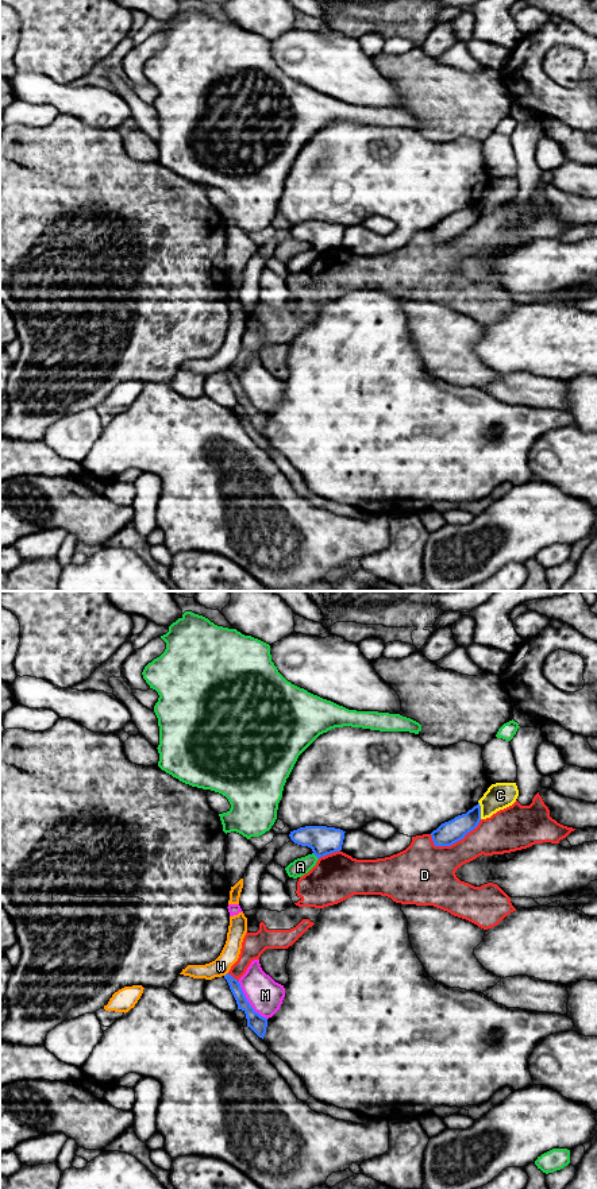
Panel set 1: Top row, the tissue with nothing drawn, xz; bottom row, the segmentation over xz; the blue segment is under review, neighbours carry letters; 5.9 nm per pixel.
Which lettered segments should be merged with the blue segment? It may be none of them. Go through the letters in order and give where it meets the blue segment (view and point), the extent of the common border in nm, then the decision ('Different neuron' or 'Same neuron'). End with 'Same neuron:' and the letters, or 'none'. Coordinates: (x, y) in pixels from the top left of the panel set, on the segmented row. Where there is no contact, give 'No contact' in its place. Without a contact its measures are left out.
A: Touches blue at xz (315, 854). Shared border 50 nm. Different neuron
C: Touches blue at xz (480, 810). Shared border 110 nm. Different neuron
D: Touches blue at xz (457, 841). Shared border 320 nm. Different neuron
M: Touches blue at xz (247, 1002). Shared border 280 nm. Different neuron
W: Touches blue at xz (226, 975). Shared border 40 nm. Different neuron
Same neuron: none

